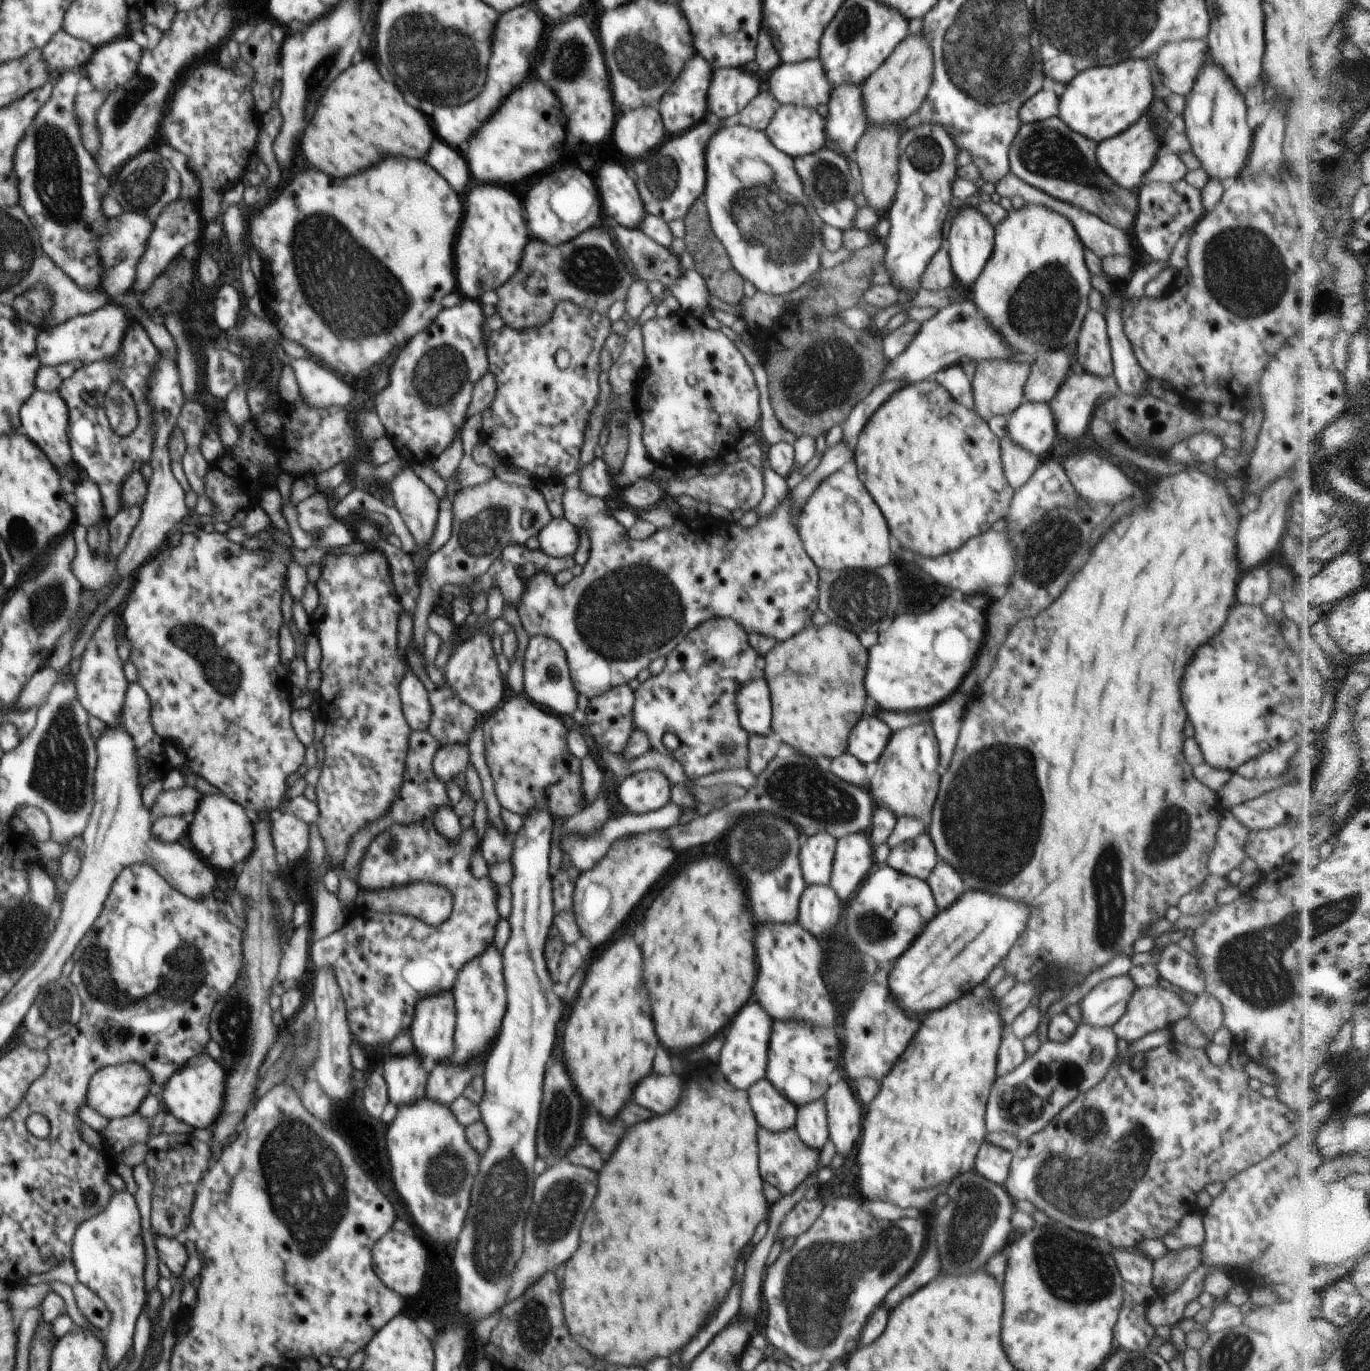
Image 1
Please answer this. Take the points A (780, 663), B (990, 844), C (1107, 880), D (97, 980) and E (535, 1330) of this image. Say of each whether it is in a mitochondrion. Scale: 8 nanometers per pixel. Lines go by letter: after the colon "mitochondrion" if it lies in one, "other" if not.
A: other
B: mitochondrion
C: mitochondrion
D: mitochondrion
E: mitochondrion

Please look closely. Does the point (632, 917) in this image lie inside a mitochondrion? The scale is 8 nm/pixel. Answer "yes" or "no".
no

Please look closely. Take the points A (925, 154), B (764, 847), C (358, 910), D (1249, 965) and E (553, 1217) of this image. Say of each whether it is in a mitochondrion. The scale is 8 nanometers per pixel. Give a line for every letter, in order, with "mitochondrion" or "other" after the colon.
A: mitochondrion
B: mitochondrion
C: other
D: mitochondrion
E: mitochondrion

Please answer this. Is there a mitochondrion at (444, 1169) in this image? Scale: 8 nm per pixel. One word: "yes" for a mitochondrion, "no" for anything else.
yes

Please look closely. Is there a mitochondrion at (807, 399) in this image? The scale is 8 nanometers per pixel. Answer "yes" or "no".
yes

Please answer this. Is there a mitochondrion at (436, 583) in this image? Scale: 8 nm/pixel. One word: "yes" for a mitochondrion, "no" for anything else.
no

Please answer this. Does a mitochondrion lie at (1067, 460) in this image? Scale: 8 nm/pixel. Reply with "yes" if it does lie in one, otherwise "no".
no

